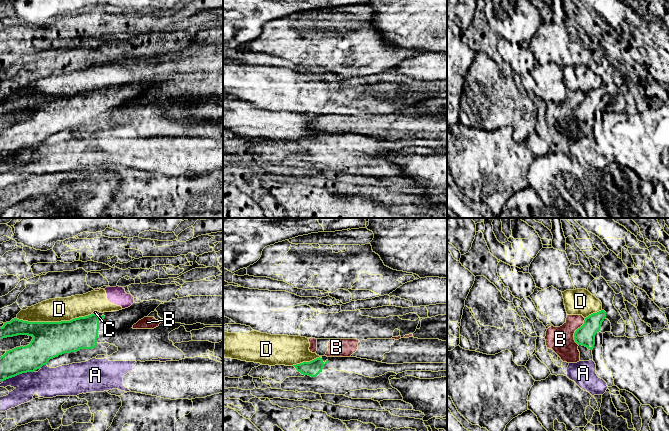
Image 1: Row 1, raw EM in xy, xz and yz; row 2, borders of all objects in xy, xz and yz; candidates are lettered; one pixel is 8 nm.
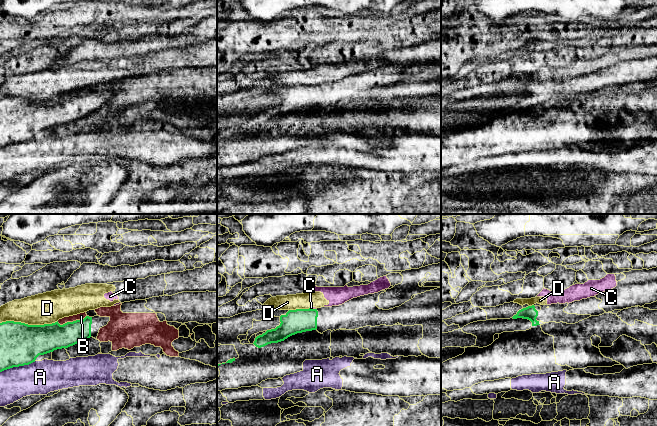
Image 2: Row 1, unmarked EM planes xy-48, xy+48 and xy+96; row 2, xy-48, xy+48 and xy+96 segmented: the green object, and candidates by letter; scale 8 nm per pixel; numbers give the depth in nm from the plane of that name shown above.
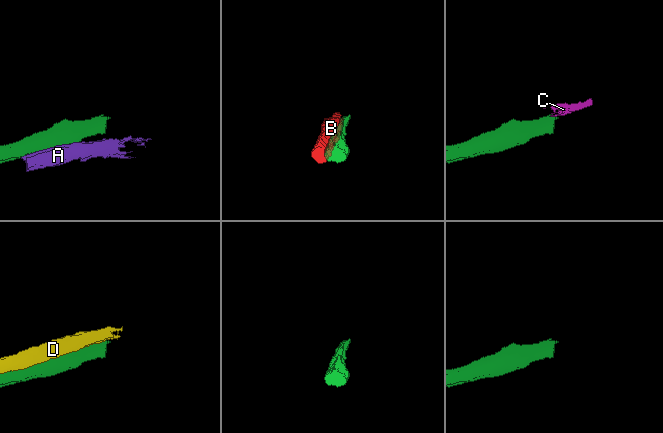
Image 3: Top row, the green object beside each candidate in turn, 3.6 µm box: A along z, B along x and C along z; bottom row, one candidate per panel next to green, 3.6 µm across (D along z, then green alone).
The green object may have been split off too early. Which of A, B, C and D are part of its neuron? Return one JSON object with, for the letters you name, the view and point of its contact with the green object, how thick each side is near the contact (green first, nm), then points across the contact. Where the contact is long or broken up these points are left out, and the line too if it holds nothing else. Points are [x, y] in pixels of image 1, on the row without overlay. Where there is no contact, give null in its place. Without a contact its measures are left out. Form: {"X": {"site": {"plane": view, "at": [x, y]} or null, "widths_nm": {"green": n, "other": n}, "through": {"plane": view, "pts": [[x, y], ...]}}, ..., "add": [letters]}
{"add": []}

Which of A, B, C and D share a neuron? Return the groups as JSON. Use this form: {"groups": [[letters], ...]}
{"groups": [["A"], ["B"], ["C", "D"]]}

